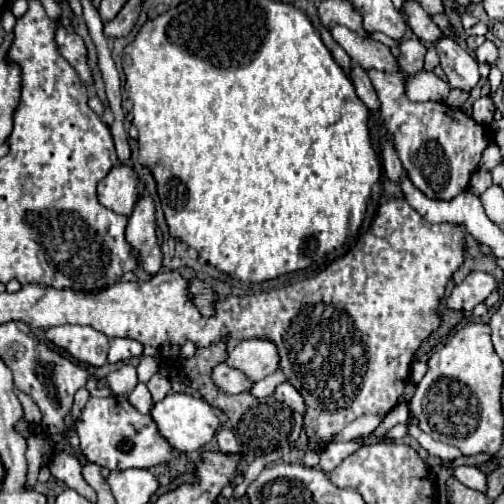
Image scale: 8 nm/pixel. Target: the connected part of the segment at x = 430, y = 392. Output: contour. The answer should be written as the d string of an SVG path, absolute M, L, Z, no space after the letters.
M469 322L459 328L451 340L439 348L427 362L429 370L417 384L413 398L409 400L409 410L417 418L419 428L433 440L451 444L463 452L463 456L473 456L479 452L495 454L503 444L503 414L501 414L501 384L503 366L495 348L491 344L491 330L485 322Z

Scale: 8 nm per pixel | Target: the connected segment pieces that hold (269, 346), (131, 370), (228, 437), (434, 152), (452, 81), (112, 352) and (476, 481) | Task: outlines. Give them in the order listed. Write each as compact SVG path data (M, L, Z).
M267 338L241 340L227 358L227 364L243 370L253 382L259 382L267 374L279 368L279 350Z
M125 364L123 368L111 372L105 380L107 380L107 384L109 384L109 388L111 388L111 392L115 396L127 396L135 388L135 384L137 384L135 366Z
M219 430L217 432L217 442L219 442L219 450L223 454L239 454L241 452L241 446L237 444L231 430Z
M403 40L399 46L397 66L399 70L387 74L379 70L367 70L371 84L381 102L379 120L381 128L393 138L393 146L397 150L403 168L407 170L409 180L415 188L419 188L427 198L451 200L459 192L467 188L471 174L479 166L481 152L487 144L491 144L491 130L477 124L473 118L463 114L461 110L449 108L445 102L411 102L405 92L405 78L411 74L419 74L423 70L423 58L427 48L421 40Z
M441 38L437 42L437 54L441 58L441 68L447 74L449 88L459 88L471 92L479 82L479 70L475 58L455 44L451 38Z
M111 338L109 340L109 362L129 360L133 356L141 356L141 352L143 352L143 344L131 338Z
M457 466L455 470L453 470L453 476L461 482L461 484L465 484L465 486L469 486L469 488L475 488L475 490L485 490L485 474L481 472L481 470L477 470L477 468L471 468L471 466Z

